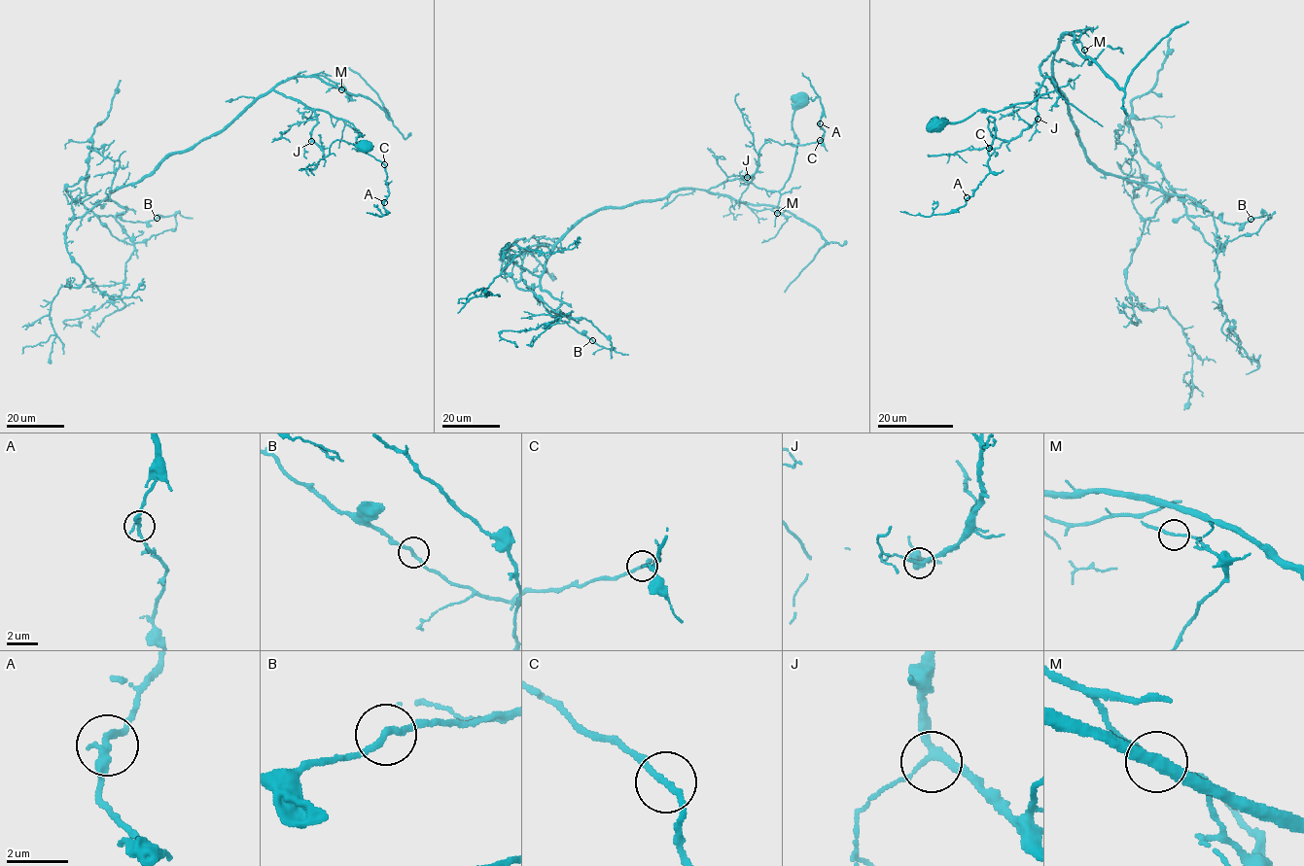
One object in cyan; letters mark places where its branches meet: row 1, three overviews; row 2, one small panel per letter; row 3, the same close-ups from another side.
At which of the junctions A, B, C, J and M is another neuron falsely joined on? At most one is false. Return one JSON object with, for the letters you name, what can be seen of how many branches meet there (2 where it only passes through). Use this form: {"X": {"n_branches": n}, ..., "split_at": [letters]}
{"split_at": []}

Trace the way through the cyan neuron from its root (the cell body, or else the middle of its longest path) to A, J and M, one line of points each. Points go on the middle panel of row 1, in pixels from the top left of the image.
A: (800, 98), (791, 176), (777, 191), (751, 183), (765, 139), (815, 143), (823, 139), (819, 123)
J: (800, 98), (792, 121), (796, 152), (785, 185), (768, 191), (747, 177)
M: (800, 98), (792, 121), (796, 152), (785, 185), (768, 191), (733, 179), (709, 190), (757, 210), (777, 212)

